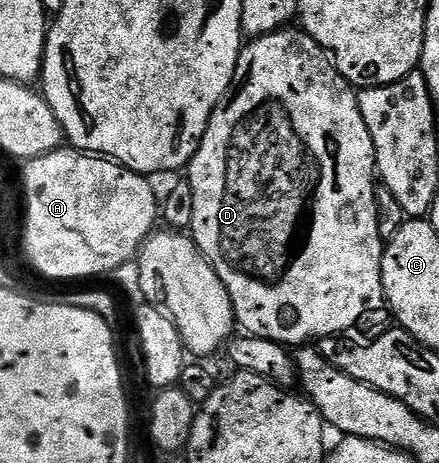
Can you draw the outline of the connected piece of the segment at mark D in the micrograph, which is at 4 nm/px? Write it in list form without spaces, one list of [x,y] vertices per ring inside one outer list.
[[[284,28],[271,34],[248,41],[239,52],[237,68],[231,75],[231,89],[211,113],[209,124],[203,133],[197,152],[191,157],[185,174],[193,192],[192,220],[189,225],[190,237],[207,257],[207,263],[215,269],[217,276],[225,284],[235,309],[235,321],[244,326],[252,338],[271,338],[288,347],[310,343],[320,338],[343,336],[351,330],[370,310],[384,309],[383,277],[381,264],[385,239],[379,235],[379,213],[375,203],[377,171],[375,169],[375,149],[365,128],[365,120],[359,111],[359,96],[356,87],[341,76],[326,50],[323,50],[303,29]]]

